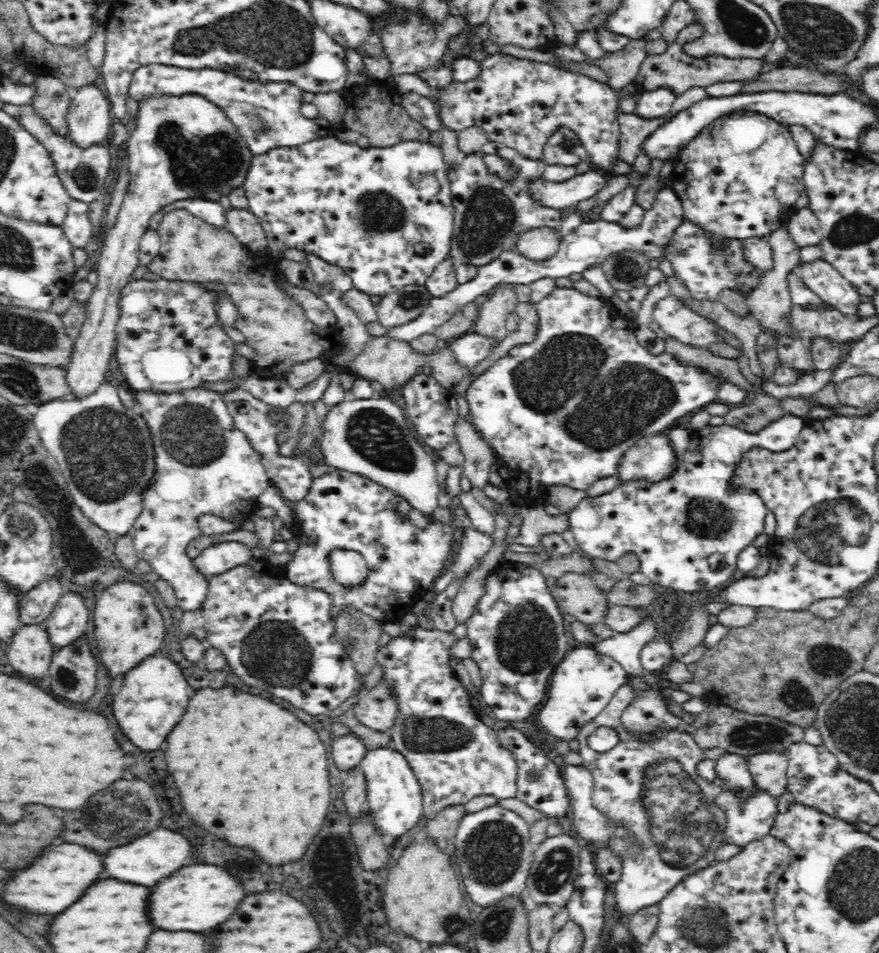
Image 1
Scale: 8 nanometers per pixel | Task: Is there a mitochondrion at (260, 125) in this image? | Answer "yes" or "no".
yes

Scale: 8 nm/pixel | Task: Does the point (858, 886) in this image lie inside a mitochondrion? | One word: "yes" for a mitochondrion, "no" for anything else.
yes

